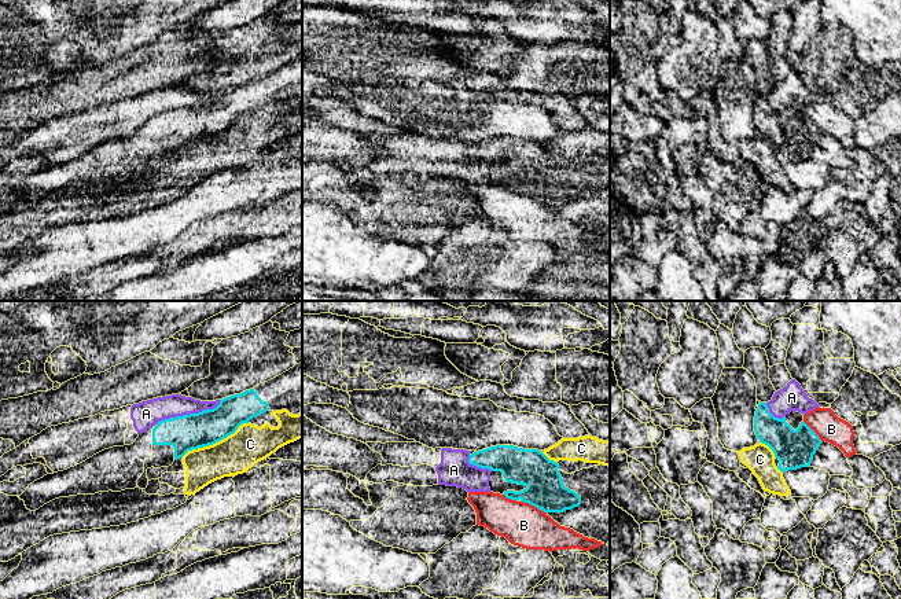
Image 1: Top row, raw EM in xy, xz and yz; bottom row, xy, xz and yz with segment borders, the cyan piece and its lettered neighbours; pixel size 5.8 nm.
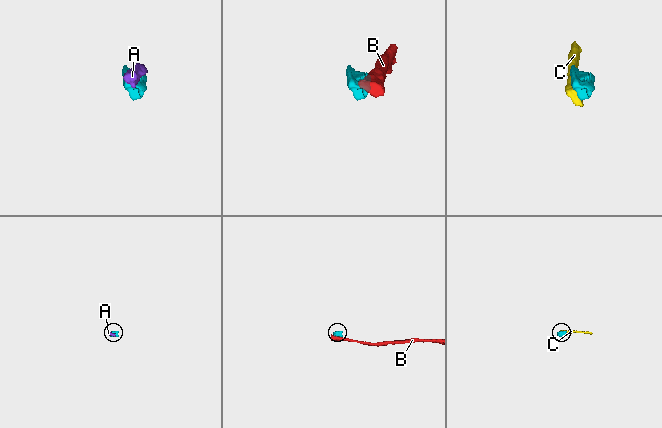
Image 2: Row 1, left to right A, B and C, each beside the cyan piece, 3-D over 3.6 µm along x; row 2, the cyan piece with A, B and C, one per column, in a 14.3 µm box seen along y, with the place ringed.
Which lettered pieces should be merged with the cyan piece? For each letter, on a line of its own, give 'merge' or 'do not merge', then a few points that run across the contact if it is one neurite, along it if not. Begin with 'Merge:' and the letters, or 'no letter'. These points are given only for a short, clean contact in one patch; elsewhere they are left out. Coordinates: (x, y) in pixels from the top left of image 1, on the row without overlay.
Merge: no letter
A: do not merge
B: do not merge
C: do not merge

